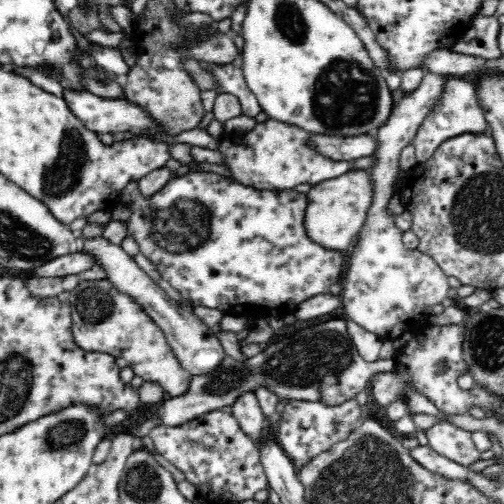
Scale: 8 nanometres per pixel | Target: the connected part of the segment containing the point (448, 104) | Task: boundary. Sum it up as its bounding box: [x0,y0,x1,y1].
[413,78,488,162]

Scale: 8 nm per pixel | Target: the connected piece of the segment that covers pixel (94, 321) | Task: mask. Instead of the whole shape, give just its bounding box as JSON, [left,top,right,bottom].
[69,280,192,397]

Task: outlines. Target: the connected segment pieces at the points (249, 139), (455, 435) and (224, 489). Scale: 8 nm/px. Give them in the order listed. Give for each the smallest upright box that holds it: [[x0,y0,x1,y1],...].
[[217,119,351,190],[425,421,480,467],[148,409,269,502]]

